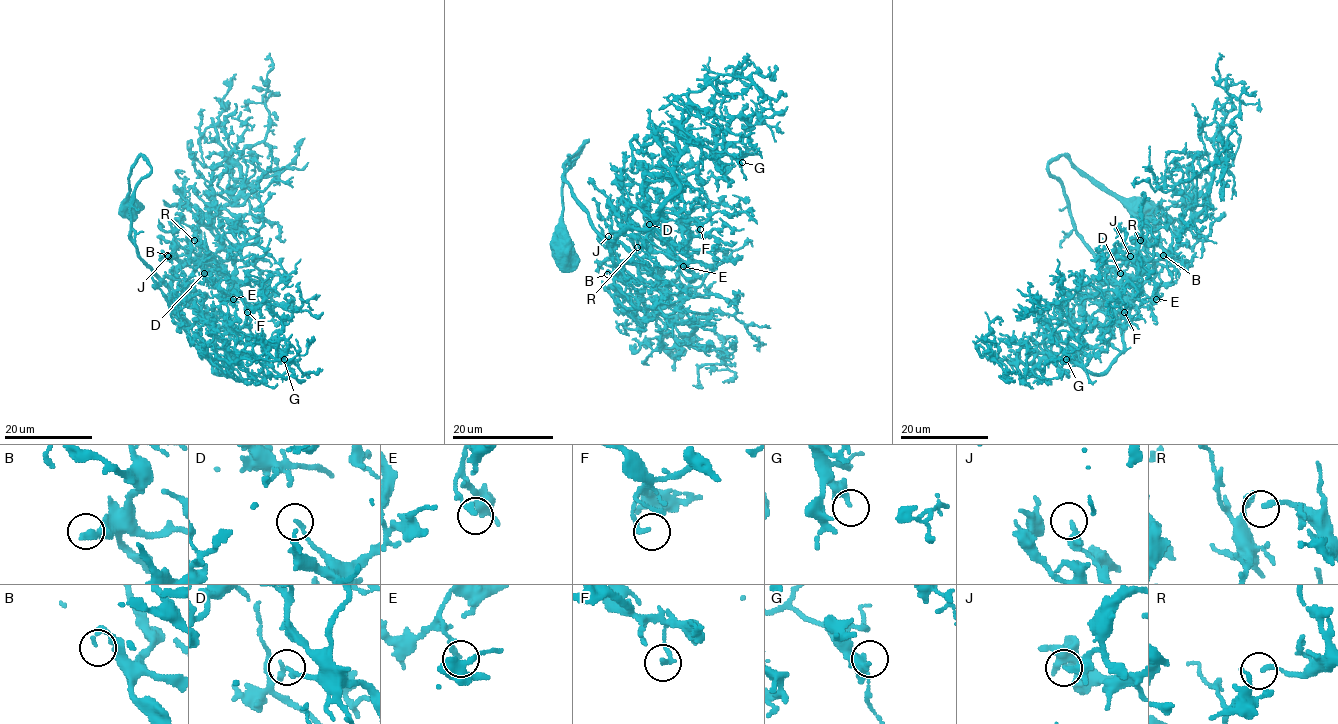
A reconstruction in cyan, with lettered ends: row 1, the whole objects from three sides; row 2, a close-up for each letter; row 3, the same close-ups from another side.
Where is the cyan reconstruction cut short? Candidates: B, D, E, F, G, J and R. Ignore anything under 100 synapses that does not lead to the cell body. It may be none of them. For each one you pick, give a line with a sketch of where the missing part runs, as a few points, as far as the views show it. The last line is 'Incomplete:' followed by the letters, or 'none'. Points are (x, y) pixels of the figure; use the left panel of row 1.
Incomplete: none

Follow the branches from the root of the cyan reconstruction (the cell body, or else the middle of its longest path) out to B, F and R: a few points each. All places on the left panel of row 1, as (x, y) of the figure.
B: (128, 207), (141, 155), (151, 170), (134, 191), (130, 240), (168, 284), (194, 261), (167, 255)
F: (128, 207), (141, 155), (151, 170), (130, 208), (137, 254), (167, 284), (194, 260), (231, 276), (247, 312)
R: (128, 207), (141, 155), (151, 170), (130, 208), (137, 254), (167, 284), (194, 260), (220, 271), (194, 240)

